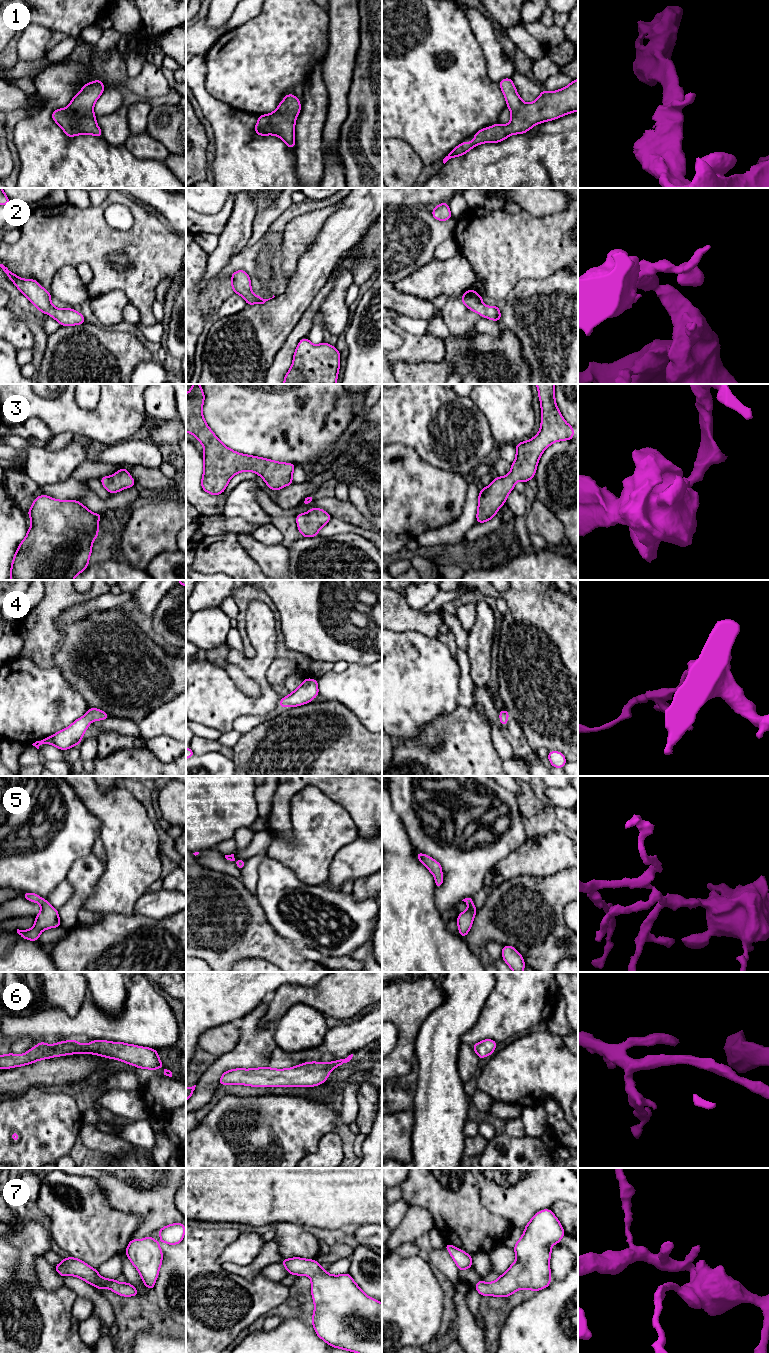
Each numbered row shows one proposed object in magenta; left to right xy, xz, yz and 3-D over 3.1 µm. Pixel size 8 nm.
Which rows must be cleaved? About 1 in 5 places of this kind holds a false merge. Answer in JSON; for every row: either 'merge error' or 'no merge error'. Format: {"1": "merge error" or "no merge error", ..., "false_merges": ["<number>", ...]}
{"1": "no merge error", "2": "no merge error", "3": "no merge error", "4": "no merge error", "5": "no merge error", "6": "no merge error", "7": "no merge error", "false_merges": []}

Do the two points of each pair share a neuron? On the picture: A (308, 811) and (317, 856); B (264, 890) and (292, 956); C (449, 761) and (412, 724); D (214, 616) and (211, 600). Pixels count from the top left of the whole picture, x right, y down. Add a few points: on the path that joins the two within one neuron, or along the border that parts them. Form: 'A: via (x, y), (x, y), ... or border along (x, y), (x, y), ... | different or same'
A: via (311, 822), (316, 827), (316, 845) | same
B: border along (268, 920), (270, 925), (286, 939) | different
C: border along (415, 738), (403, 740) | different
D: border along (218, 607), (208, 607), (196, 611) | different

